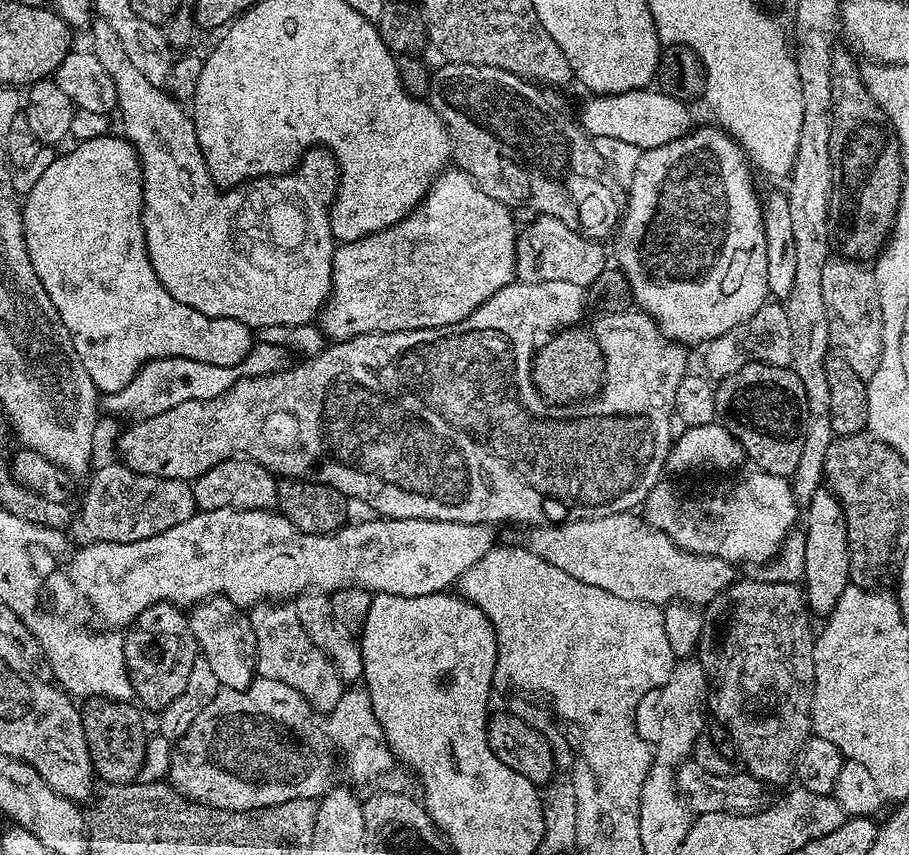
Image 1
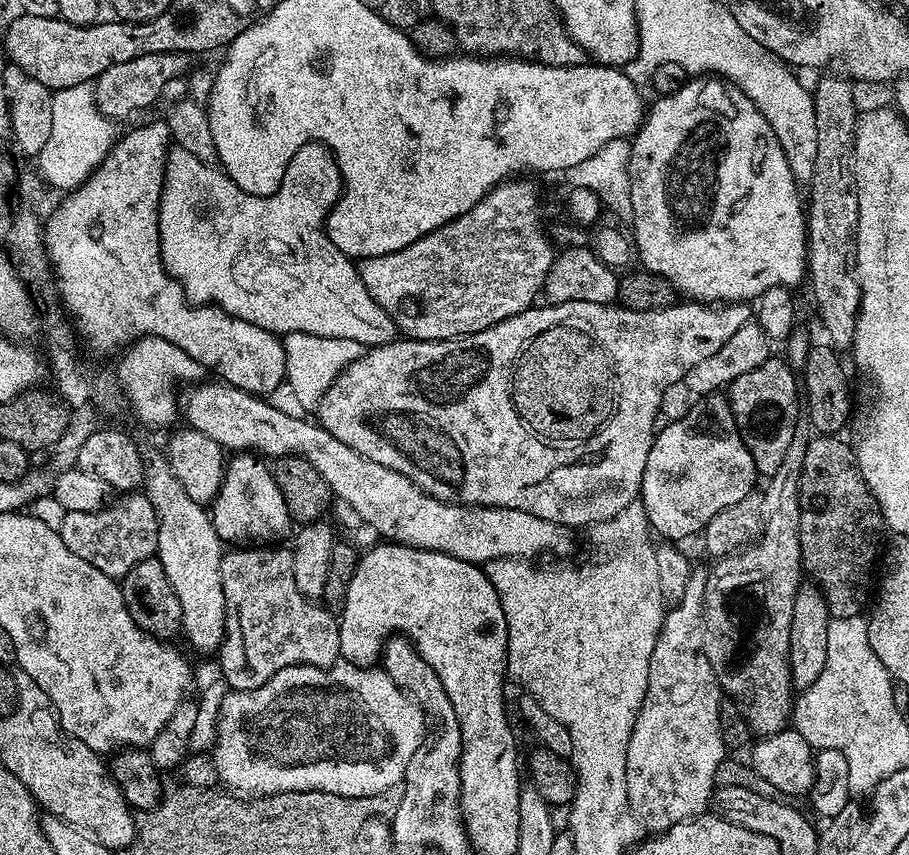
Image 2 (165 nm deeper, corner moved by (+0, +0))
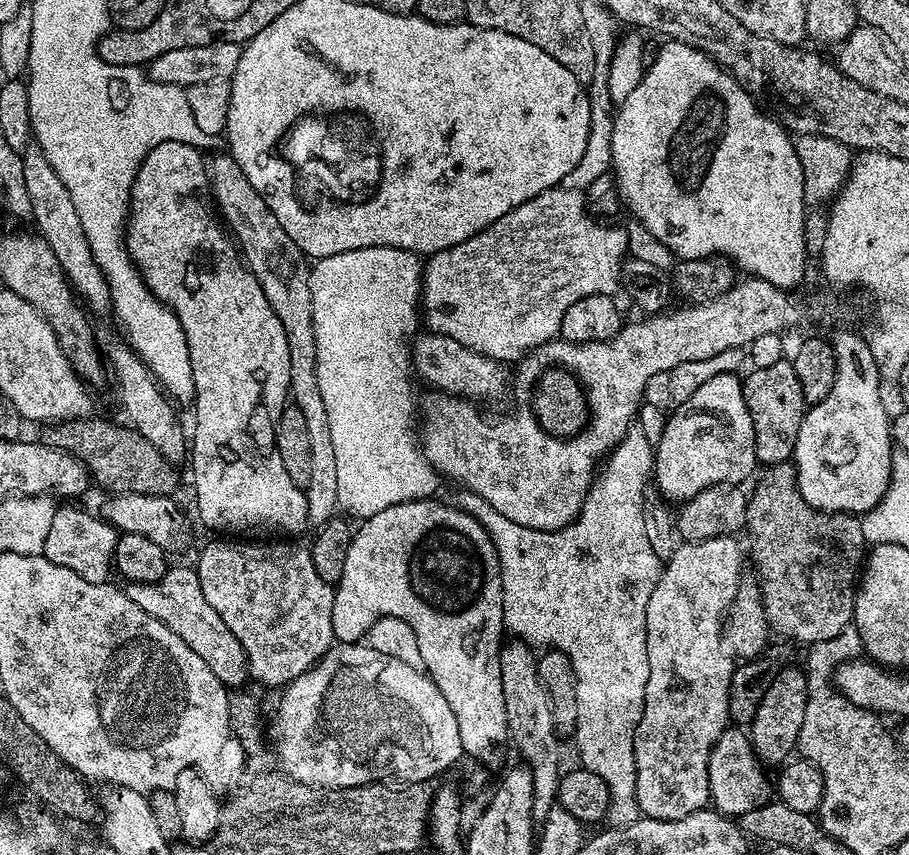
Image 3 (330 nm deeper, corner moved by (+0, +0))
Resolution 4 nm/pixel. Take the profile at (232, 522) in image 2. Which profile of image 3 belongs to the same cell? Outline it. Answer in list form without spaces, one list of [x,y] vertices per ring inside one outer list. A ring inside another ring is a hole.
[[[162,142],[162,146],[154,146],[154,150],[150,150],[150,154],[146,154],[146,158],[142,162],[142,166],[138,170],[138,174],[134,178],[134,186],[132,187],[132,202],[128,213],[128,226],[126,229],[126,247],[128,253],[132,256],[132,262],[135,264],[140,277],[146,282],[146,286],[155,294],[156,299],[162,301],[167,308],[173,312],[178,318],[178,322],[182,322],[182,330],[186,338],[186,346],[190,350],[190,362],[192,363],[192,377],[194,378],[194,405],[196,404],[196,433],[190,436],[190,464],[192,460],[192,484],[196,487],[196,512],[200,515],[200,520],[208,528],[213,528],[213,533],[227,534],[232,538],[296,538],[303,528],[309,527],[308,522],[308,503],[304,497],[304,489],[296,488],[294,482],[290,482],[290,474],[286,474],[286,466],[282,466],[282,454],[278,454],[276,449],[276,423],[280,417],[280,412],[289,403],[290,393],[290,346],[286,346],[286,330],[282,330],[282,322],[278,322],[278,314],[274,314],[274,310],[270,306],[270,302],[266,302],[266,294],[262,290],[262,286],[258,282],[258,278],[254,278],[254,274],[245,265],[241,253],[238,251],[237,245],[234,243],[233,237],[222,227],[221,221],[218,219],[217,213],[214,211],[213,205],[210,203],[210,189],[208,187],[208,165],[206,163],[205,153],[200,153],[201,149],[195,144],[187,144],[186,142]]]

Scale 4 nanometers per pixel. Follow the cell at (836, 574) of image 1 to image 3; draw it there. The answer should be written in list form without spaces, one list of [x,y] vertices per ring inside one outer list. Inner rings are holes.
[[[781,667],[777,671],[776,677],[770,682],[770,686],[762,698],[762,706],[758,706],[758,714],[754,714],[750,725],[752,749],[756,752],[756,757],[765,765],[783,765],[797,751],[802,730],[802,718],[806,718],[807,701],[807,671],[803,667]]]

